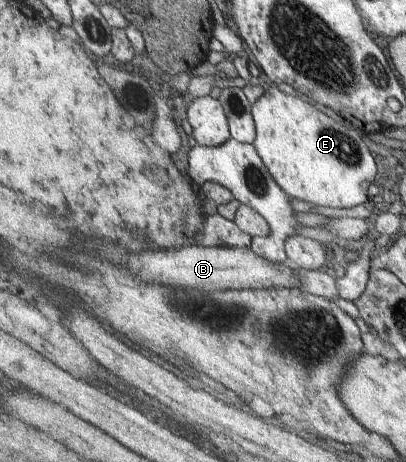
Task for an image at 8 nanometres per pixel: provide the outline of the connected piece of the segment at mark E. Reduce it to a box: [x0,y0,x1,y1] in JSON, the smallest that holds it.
[252,84,383,209]

